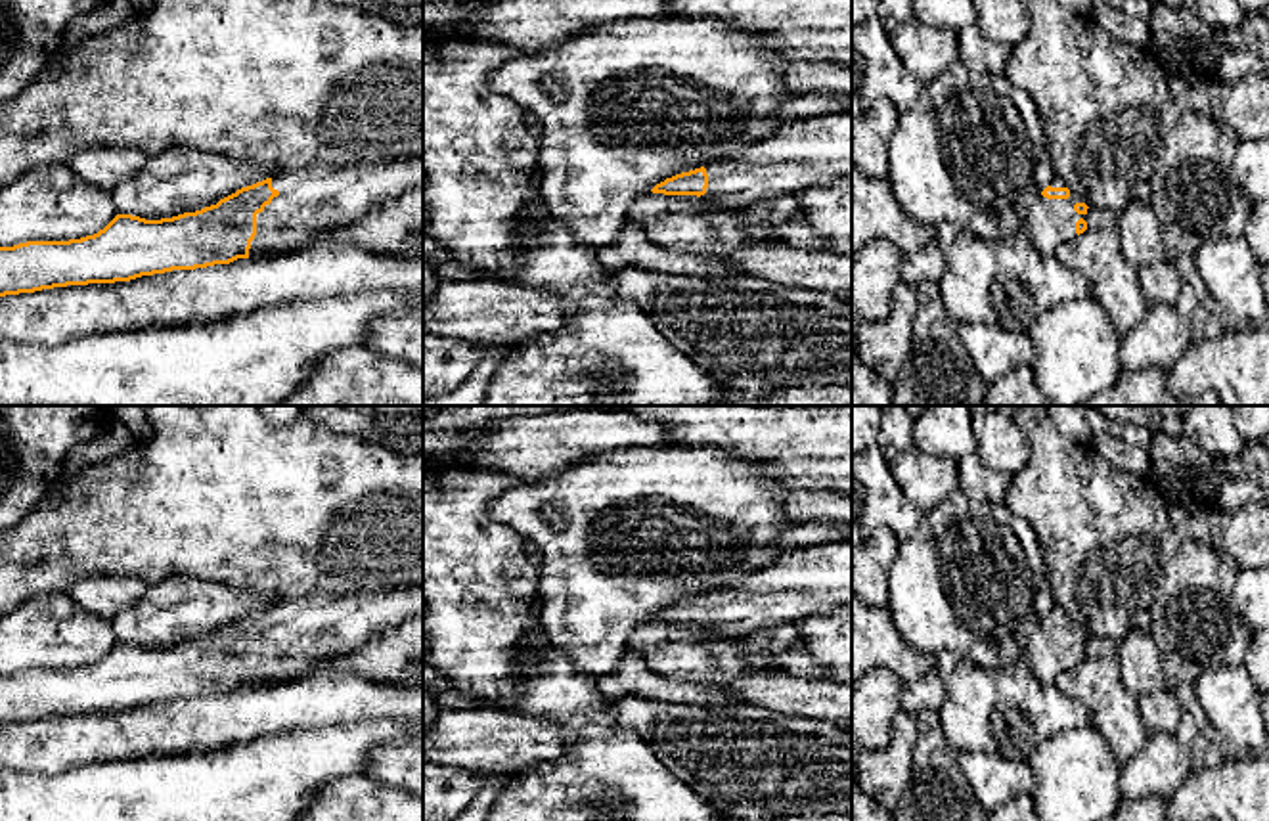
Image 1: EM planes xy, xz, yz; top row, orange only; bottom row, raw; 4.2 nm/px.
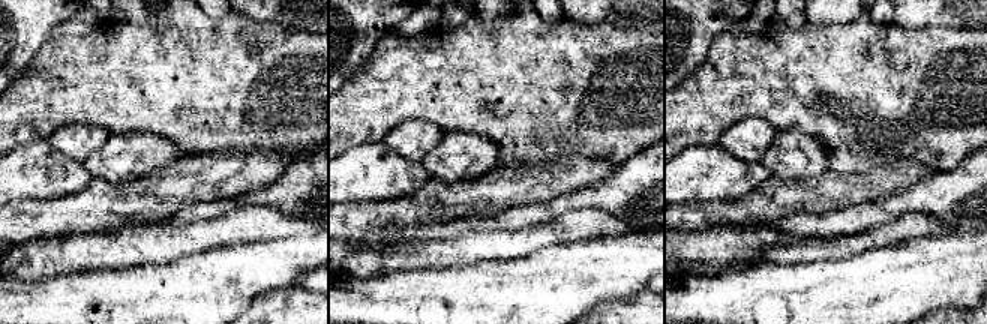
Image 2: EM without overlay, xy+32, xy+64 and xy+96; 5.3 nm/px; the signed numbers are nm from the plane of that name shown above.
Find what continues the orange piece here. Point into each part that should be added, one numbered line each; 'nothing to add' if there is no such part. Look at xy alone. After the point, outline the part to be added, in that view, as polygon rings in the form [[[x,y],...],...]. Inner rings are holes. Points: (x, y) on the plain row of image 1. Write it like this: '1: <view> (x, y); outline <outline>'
1: xy (318, 628); outline [[[423,584],[278,601],[272,616],[279,624],[256,643],[251,689],[264,679],[306,676],[360,649],[387,628],[423,618]]]

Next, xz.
1: xz (810, 580); outline [[[852,538],[789,551],[769,566],[704,593],[704,630],[743,637],[852,607]]]

